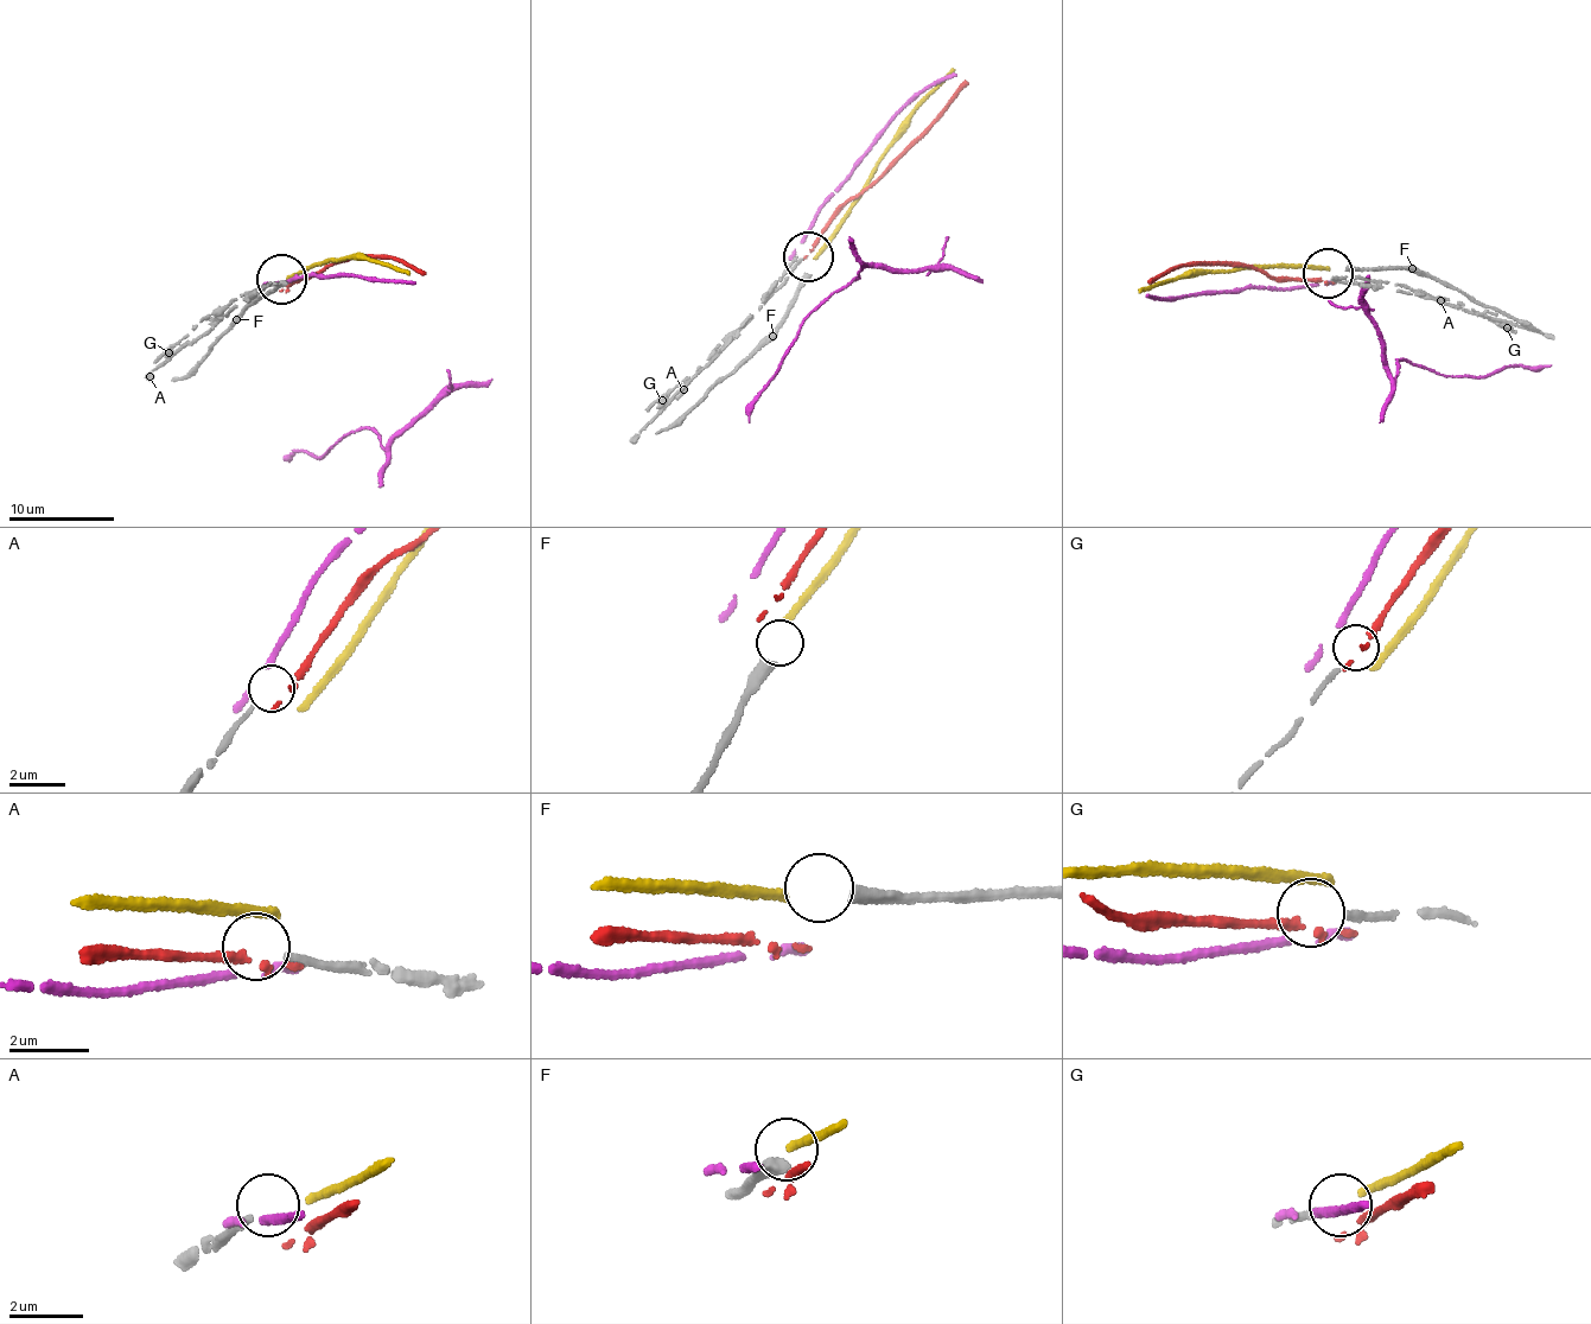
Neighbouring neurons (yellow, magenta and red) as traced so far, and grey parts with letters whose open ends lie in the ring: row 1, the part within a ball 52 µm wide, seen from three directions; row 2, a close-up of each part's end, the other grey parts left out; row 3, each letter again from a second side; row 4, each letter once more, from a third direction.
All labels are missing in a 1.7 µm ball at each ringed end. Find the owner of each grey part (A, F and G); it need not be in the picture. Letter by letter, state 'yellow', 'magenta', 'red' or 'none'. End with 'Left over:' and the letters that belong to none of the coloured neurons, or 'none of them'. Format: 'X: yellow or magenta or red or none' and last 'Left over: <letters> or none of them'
A: none
F: none
G: none
Left over: A, F, G

